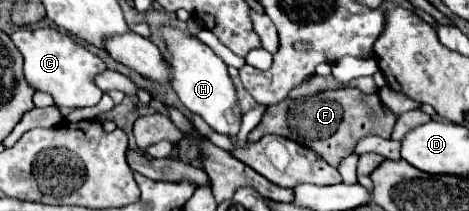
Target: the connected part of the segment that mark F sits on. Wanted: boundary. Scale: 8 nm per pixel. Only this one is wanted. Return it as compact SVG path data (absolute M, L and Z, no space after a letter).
M342 87L302 99L286 99L278 105L268 107L260 123L250 131L248 141L258 141L268 133L282 135L314 149L326 163L338 167L340 161L354 151L358 139L368 135L390 137L394 123L396 117L388 109L384 109L378 95L364 95L354 87Z

